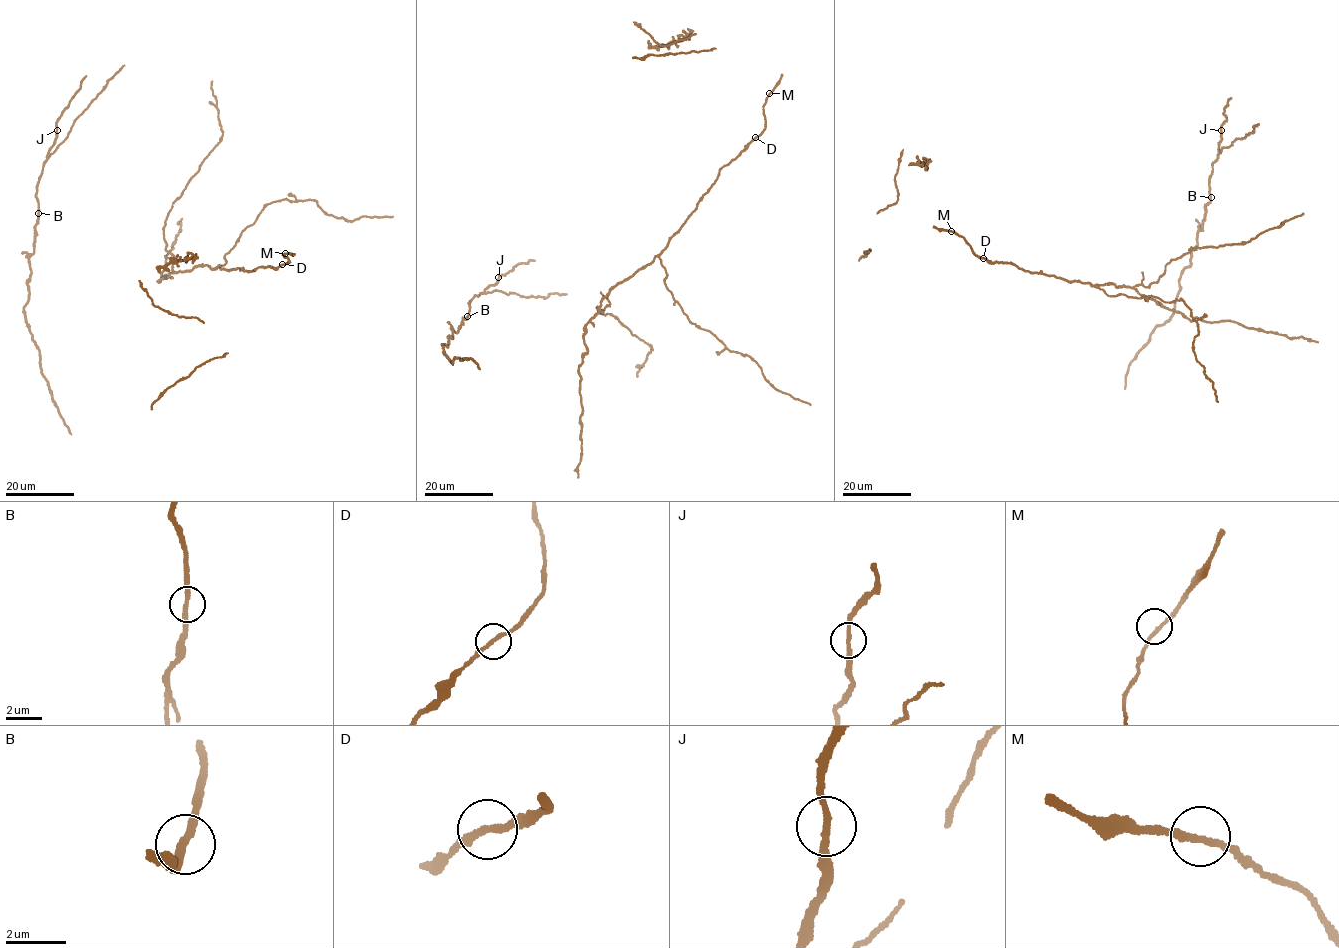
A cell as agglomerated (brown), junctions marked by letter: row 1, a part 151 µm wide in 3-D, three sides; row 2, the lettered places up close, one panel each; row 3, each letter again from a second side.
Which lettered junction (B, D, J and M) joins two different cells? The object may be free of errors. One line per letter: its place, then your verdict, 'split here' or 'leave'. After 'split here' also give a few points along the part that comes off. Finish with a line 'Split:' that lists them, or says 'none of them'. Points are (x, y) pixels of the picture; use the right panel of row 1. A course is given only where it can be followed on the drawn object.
B: at (1211, 197); leave
D: at (983, 258); leave
J: at (1221, 130); leave
M: at (951, 231); leave
Split: none of them

